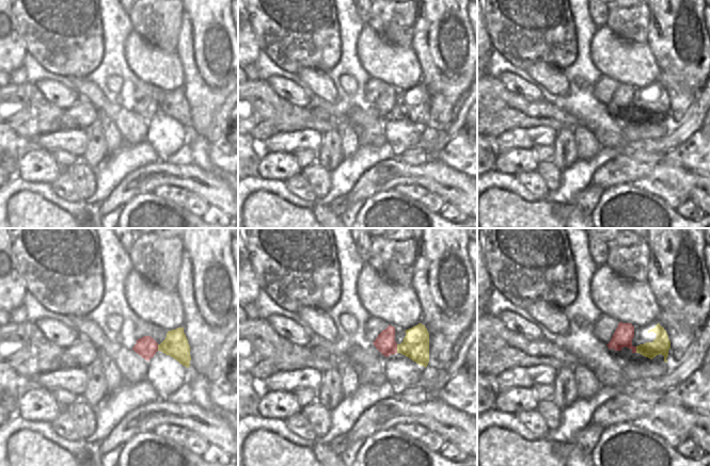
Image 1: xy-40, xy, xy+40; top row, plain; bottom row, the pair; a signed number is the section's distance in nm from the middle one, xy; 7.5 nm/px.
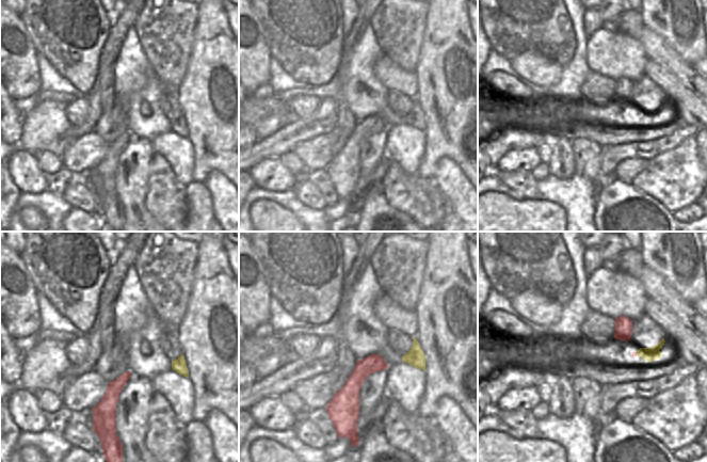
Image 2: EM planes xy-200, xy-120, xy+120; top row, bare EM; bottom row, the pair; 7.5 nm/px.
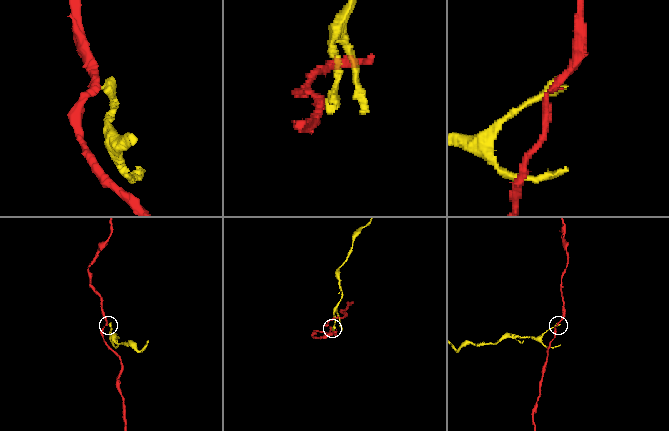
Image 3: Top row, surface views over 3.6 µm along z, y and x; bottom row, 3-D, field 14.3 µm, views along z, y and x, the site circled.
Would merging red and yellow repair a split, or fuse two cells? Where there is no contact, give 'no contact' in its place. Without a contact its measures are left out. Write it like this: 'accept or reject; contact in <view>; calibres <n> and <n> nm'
reject; contact in xy; calibres 150 and 200 nm

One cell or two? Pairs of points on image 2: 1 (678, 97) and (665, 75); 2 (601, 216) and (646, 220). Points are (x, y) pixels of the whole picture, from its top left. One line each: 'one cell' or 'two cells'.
1: one cell
2: one cell

